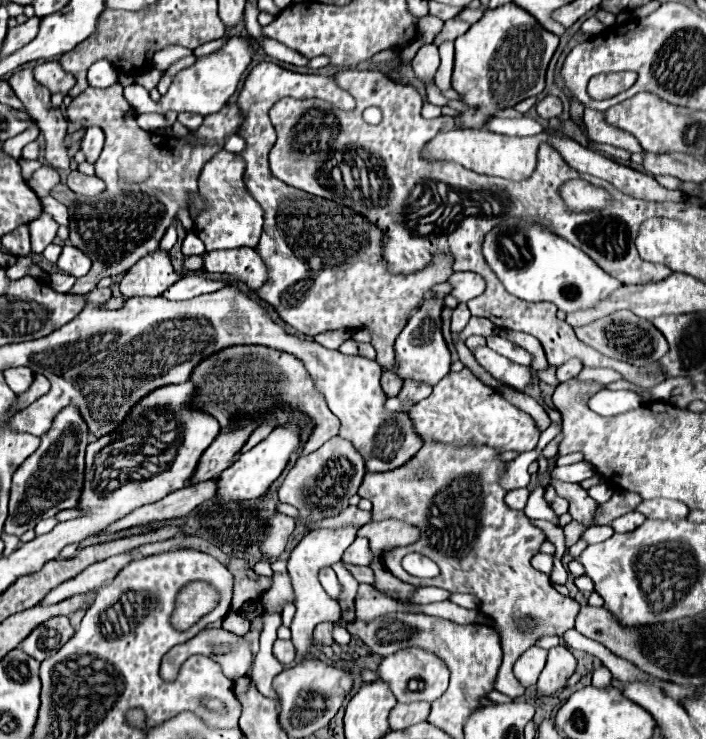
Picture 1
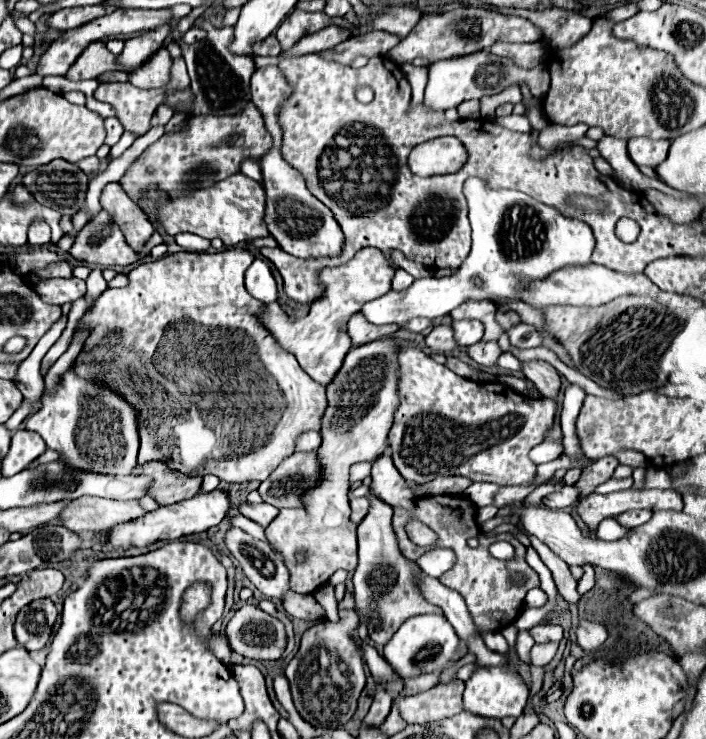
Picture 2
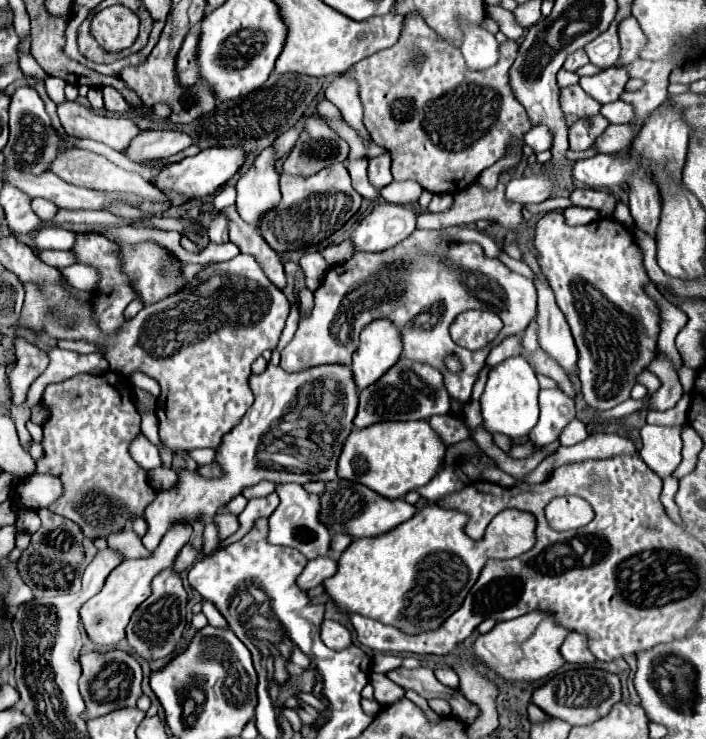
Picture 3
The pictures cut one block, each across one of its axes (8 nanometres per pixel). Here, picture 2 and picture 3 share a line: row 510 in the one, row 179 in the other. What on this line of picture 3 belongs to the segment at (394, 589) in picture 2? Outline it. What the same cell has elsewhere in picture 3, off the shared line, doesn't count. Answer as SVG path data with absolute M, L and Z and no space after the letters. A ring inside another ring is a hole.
M384 152L380 156L374 156L368 160L368 180L372 182L372 186L384 188L392 182L392 174L390 174L390 154Z

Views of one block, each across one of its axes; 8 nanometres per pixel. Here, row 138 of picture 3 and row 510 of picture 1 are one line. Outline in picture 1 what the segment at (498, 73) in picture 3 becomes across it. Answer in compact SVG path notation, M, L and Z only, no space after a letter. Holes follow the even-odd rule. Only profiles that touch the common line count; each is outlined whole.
M424 444L418 454L404 466L392 470L392 472L378 472L378 474L366 474L364 482L358 490L362 498L372 500L372 520L380 518L400 518L416 528L420 528L420 538L418 542L402 548L388 550L384 554L384 564L386 568L400 580L414 584L414 586L430 586L432 580L426 578L416 578L402 570L402 558L406 554L418 552L422 556L432 558L440 566L440 576L434 578L434 584L452 592L452 594L472 594L480 600L480 610L494 618L494 622L500 626L500 646L502 646L502 666L498 670L494 688L510 698L518 698L524 694L524 686L514 678L512 666L522 656L524 650L534 646L534 642L540 636L562 636L568 628L574 628L574 618L578 612L578 602L572 600L570 596L562 596L558 590L554 590L550 576L538 572L532 568L530 560L540 552L542 542L546 540L544 532L536 528L530 518L522 510L510 510L504 504L504 492L498 484L500 472L504 470L504 464L496 458L498 452L494 448L474 448L474 446L464 446L464 448L454 448L450 444ZM530 618L534 620L532 630L520 630L518 622Z

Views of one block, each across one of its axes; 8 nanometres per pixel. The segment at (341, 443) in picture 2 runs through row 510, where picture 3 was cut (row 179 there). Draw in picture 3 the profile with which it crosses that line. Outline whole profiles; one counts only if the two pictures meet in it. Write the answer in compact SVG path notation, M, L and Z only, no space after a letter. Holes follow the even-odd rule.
M330 164L328 168L322 168L318 174L308 178L280 174L280 192L282 200L276 208L272 208L272 212L268 212L268 216L264 216L264 224L258 228L260 236L278 254L320 244L340 230L362 204L362 196L352 188L344 164Z

